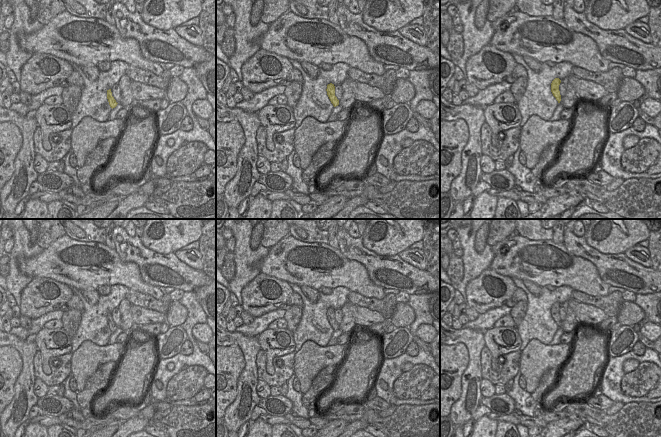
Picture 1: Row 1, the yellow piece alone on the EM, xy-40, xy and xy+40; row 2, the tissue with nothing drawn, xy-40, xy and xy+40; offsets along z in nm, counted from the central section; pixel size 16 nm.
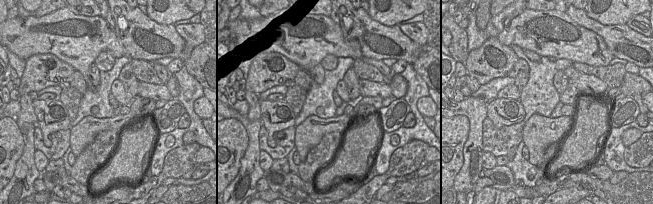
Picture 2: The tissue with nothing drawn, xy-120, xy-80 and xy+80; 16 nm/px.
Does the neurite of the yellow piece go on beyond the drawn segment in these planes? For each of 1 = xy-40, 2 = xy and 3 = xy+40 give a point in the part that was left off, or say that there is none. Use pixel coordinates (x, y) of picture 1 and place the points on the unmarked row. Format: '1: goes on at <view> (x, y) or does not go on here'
1: does not go on here
2: does not go on here
3: does not go on here

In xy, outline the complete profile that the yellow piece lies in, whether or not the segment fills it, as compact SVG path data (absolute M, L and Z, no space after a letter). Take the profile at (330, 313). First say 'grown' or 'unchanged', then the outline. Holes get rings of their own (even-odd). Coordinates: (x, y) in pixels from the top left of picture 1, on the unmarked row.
unchanged | M330 307L327 309L327 319L331 325L331 327L333 328L334 331L339 329L339 324L337 323L337 321L335 320L335 310L334 308Z

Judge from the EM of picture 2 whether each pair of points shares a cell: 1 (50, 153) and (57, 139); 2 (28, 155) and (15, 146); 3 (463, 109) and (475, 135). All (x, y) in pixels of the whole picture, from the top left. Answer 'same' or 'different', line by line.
1: same
2: different
3: same

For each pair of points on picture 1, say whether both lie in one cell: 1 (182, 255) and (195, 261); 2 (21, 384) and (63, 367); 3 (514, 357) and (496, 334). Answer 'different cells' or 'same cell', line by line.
1: same cell
2: different cells
3: different cells

